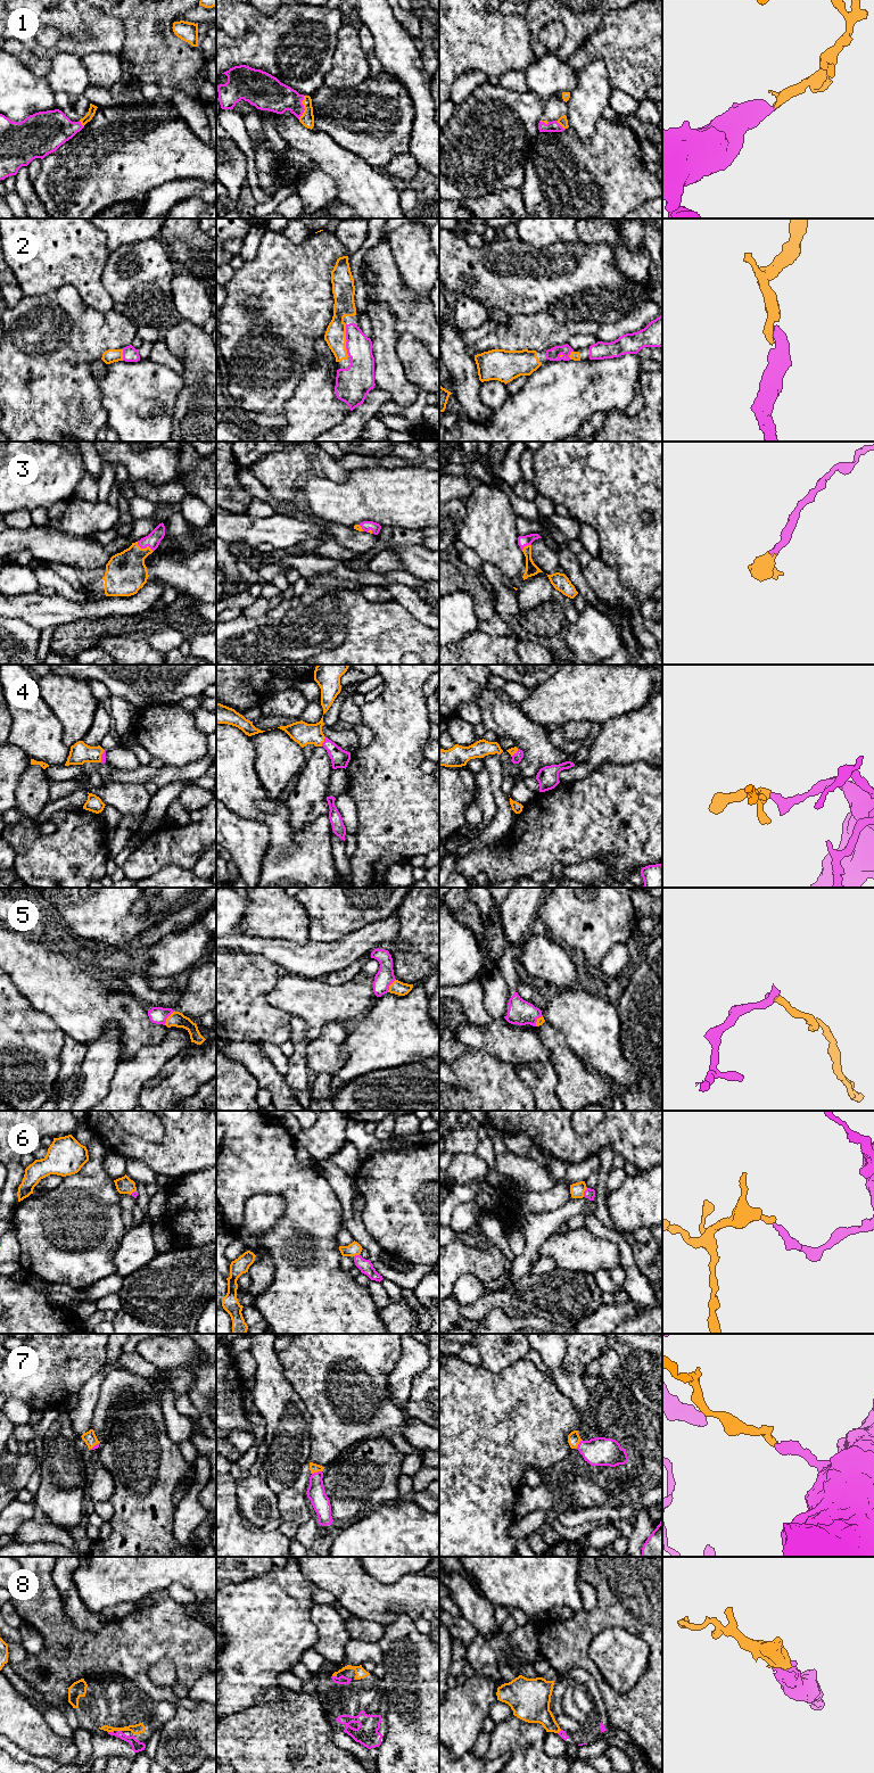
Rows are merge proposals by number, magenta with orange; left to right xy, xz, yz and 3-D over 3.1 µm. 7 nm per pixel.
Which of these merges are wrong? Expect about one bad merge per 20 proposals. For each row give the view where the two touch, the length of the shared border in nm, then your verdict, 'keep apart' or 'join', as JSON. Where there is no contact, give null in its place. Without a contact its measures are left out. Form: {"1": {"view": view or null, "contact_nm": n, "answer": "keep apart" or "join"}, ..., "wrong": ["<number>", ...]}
{"1": {"view": "xz", "contact_nm": 170, "answer": "join"}, "2": {"view": "xz", "contact_nm": 240, "answer": "join"}, "3": {"view": "xy", "contact_nm": 140, "answer": "join"}, "4": {"view": "xz", "contact_nm": 70, "answer": "join"}, "5": {"view": "xy", "contact_nm": 120, "answer": "join"}, "6": {"view": "yz", "contact_nm": 70, "answer": "join"}, "7": {"view": "xz", "contact_nm": 80, "answer": "join"}, "8": {"view": "xy", "contact_nm": 40, "answer": "join"}, "wrong": []}

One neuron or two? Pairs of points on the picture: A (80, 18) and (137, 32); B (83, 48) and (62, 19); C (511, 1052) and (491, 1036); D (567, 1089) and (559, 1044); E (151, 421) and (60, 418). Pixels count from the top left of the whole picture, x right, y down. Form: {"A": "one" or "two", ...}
{"A": "two", "B": "one", "C": "one", "D": "one", "E": "two"}

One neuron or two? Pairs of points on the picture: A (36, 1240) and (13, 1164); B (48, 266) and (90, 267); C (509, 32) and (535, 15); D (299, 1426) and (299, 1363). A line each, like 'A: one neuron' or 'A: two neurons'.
A: two neurons
B: one neuron
C: two neurons
D: two neurons

